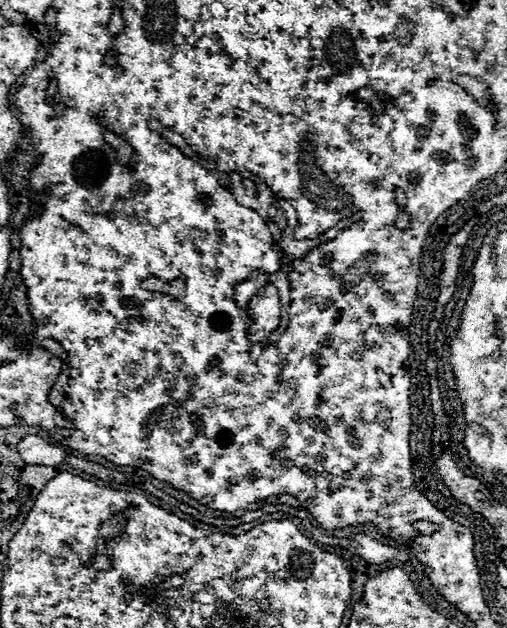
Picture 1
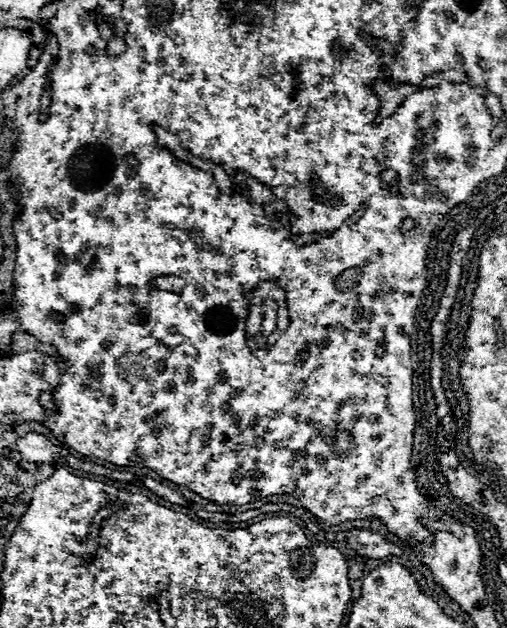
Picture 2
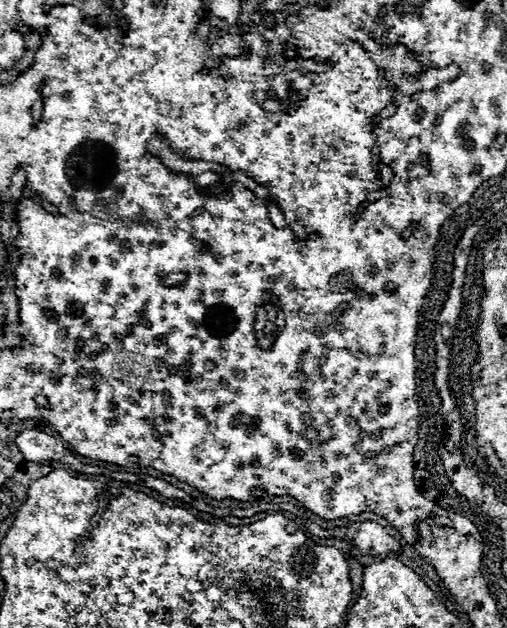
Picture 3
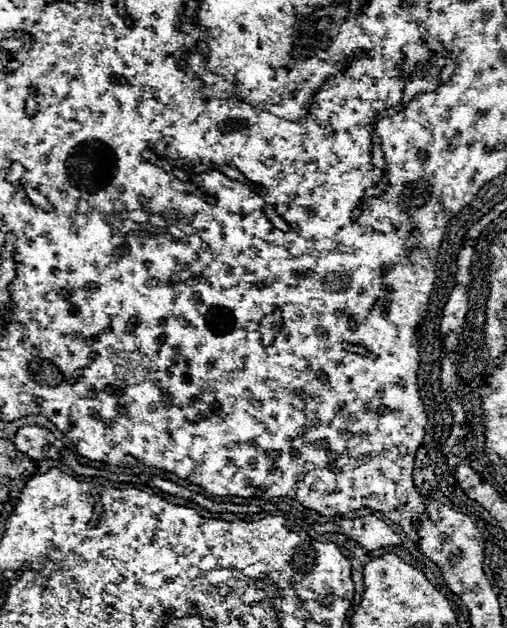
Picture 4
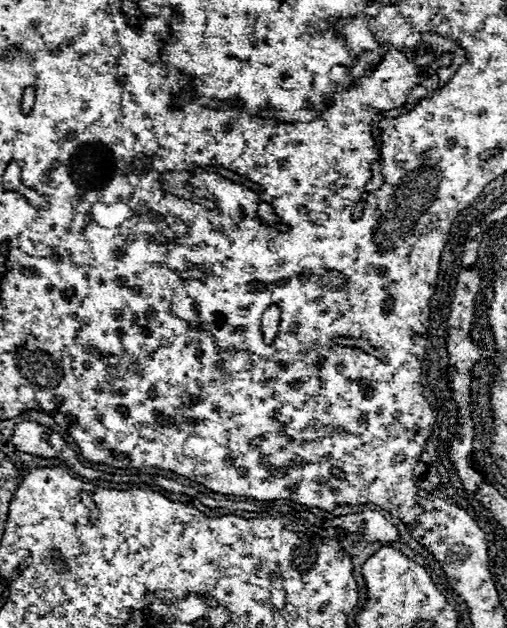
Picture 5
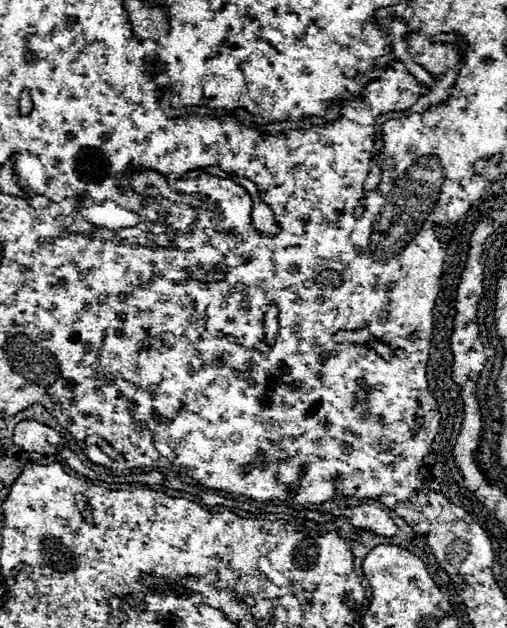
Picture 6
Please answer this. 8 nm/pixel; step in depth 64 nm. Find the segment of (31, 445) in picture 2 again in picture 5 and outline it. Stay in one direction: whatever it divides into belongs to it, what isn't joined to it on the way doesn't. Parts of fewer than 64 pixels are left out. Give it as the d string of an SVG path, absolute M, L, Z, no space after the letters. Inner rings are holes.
M20 422L14 430L12 444L20 452L44 456L44 458L57 456L56 458L62 460L62 456L68 456L68 454L74 454L75 452L68 443L62 444L62 438L60 438L58 432L46 428L38 422Z

